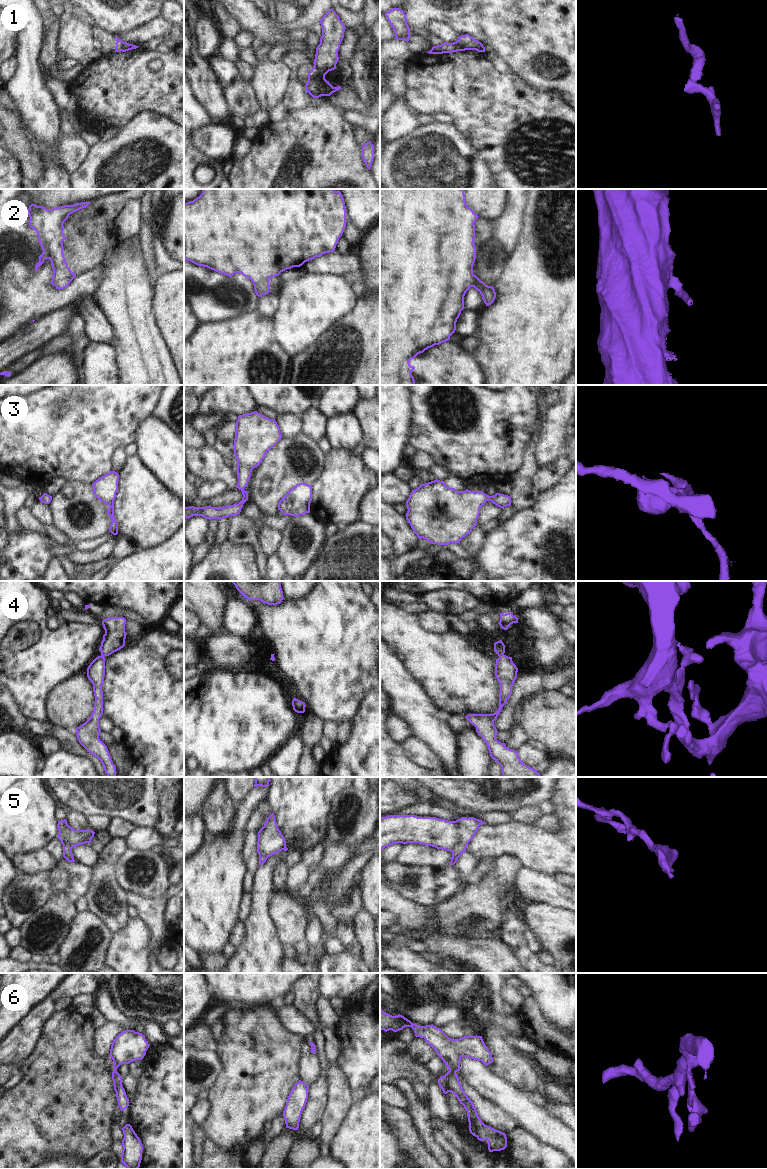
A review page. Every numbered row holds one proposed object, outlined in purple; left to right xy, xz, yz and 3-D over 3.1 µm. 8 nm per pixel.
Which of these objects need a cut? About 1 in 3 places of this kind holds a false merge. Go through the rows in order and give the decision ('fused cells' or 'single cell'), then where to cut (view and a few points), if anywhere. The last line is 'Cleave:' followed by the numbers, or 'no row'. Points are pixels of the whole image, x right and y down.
1: fused cells; cut in xz along (314, 65), (324, 76)
2: single cell; no cut
3: single cell; no cut
4: single cell; no cut
5: fused cells; cut in yz along (455, 821), (458, 827), (459, 843), (451, 851)
6: single cell; no cut
Cleave: 1, 5

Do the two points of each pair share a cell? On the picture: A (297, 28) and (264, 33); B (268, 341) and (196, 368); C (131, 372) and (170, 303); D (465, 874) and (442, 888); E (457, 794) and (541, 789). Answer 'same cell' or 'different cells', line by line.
A: different cells
B: same cell
C: different cells
D: different cells
E: same cell

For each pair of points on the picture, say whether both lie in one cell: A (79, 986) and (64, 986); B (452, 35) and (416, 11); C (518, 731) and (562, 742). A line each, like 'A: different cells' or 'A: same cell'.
A: same cell
B: different cells
C: different cells

